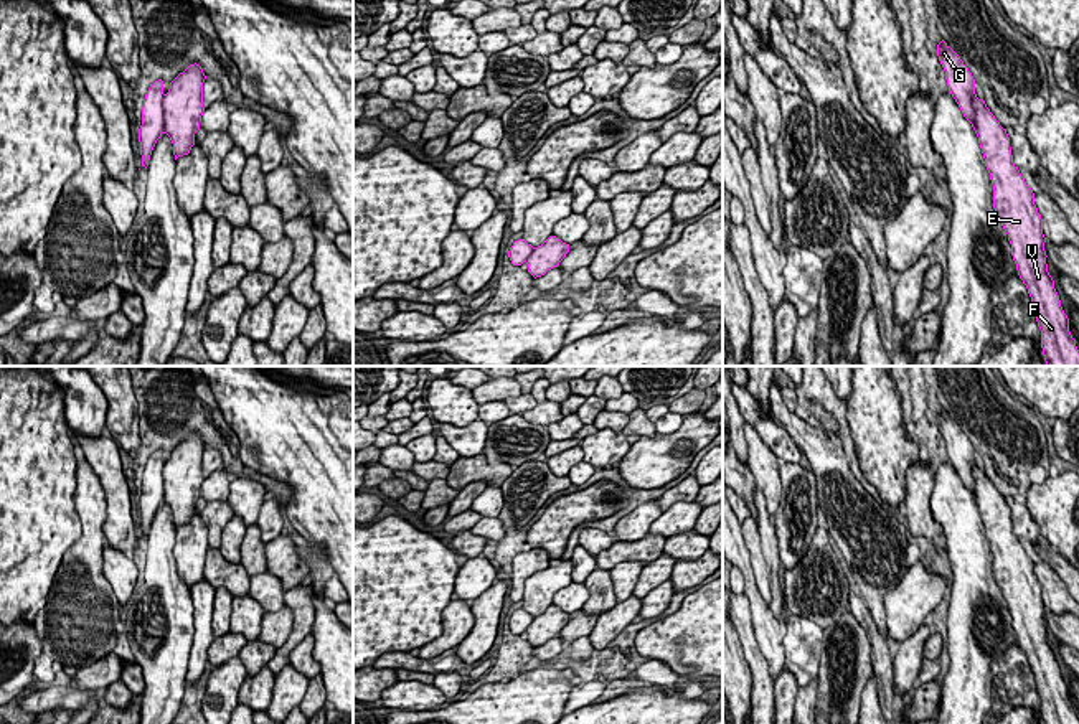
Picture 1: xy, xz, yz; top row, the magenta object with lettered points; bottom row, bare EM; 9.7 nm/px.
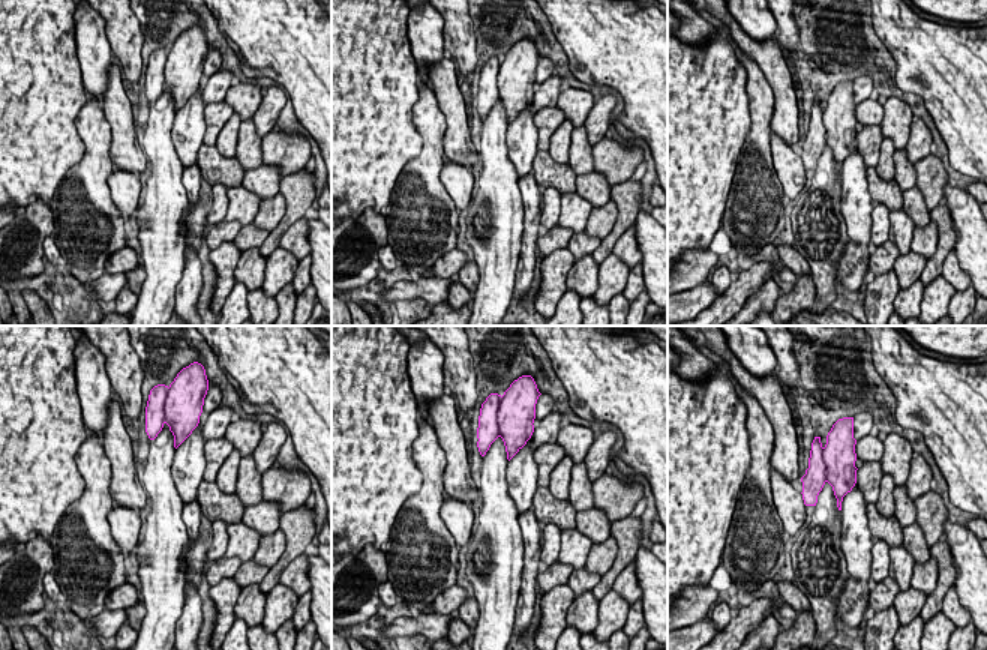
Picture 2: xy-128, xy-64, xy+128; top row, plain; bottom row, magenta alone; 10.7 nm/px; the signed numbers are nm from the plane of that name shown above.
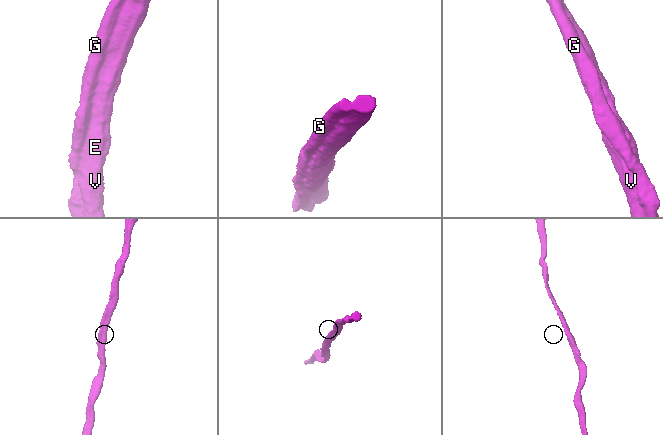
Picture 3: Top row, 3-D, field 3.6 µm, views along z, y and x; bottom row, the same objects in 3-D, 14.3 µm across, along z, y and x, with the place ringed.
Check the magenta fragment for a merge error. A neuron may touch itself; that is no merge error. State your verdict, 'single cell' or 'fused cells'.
single cell

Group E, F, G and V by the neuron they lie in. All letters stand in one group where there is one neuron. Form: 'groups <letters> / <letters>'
groups E F G V

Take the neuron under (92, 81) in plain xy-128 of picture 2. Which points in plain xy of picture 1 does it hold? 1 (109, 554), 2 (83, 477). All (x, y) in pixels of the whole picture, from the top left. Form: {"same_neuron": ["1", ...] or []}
{"same_neuron": ["2"]}

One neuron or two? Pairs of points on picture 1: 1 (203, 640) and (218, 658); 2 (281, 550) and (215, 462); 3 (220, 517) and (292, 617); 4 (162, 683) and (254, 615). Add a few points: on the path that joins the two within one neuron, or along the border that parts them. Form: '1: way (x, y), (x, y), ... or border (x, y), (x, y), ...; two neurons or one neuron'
1: border (215, 639), (208, 648), (207, 663); two neurons
2: border (216, 469), (205, 479); two neurons
3: way (245, 541), (248, 563), (268, 592); one neuron
4: border (215, 596), (212, 609), (213, 637); two neurons

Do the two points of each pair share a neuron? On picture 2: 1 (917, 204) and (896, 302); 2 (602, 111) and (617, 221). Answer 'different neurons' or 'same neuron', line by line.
1: same neuron
2: same neuron

